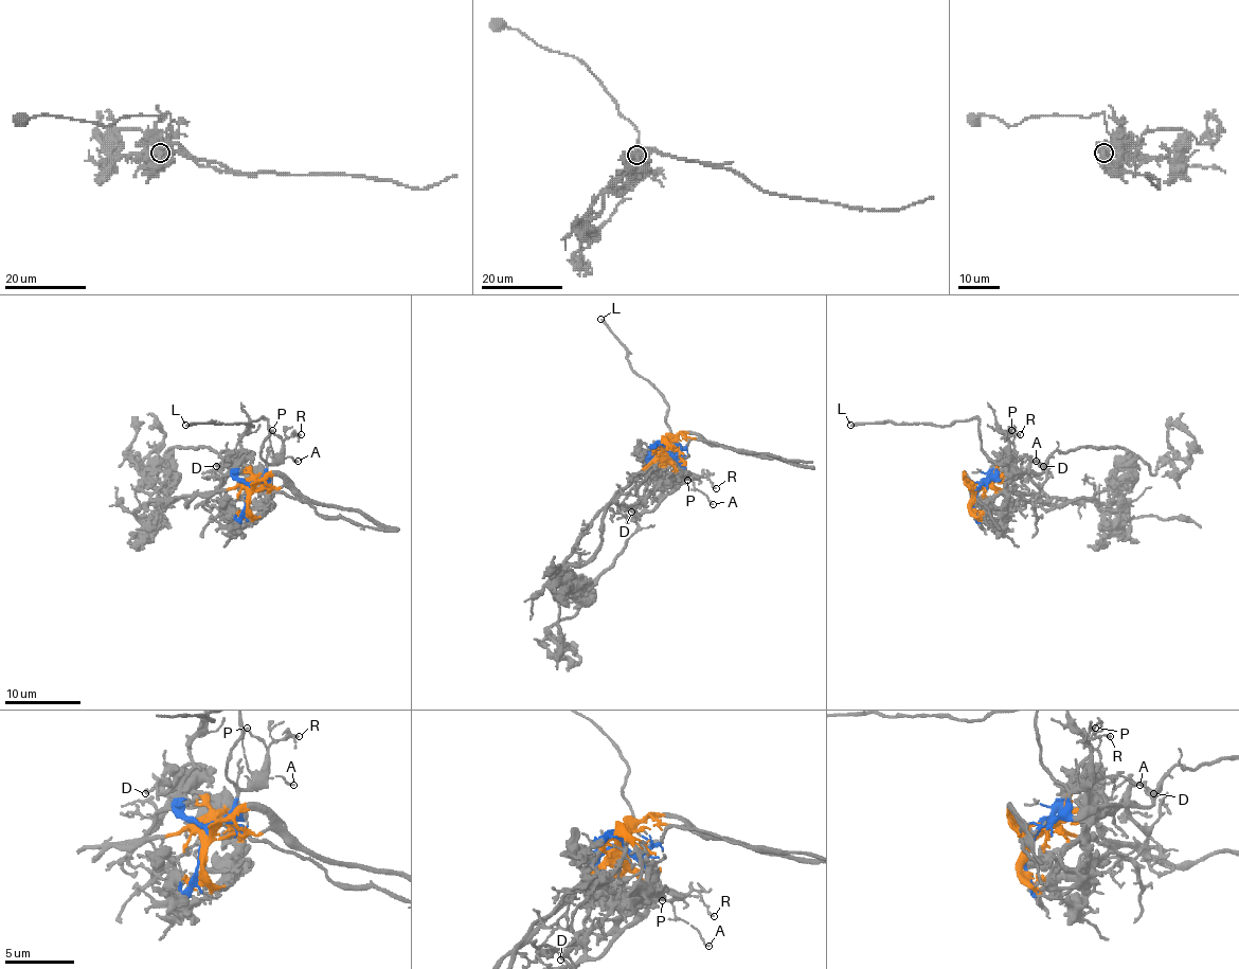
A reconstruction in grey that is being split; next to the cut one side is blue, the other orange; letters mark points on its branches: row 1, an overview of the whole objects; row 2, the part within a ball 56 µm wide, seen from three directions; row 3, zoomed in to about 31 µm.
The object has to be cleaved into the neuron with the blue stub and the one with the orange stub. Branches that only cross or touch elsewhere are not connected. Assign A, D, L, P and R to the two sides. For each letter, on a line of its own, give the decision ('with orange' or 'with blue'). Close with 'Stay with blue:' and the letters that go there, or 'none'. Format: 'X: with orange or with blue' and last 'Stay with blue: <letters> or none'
A: with blue
D: with orange
L: with blue
P: with blue
R: with blue
Stay with blue: A, L, P, R

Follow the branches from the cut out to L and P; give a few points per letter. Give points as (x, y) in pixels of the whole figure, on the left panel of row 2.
L: (248, 492), (265, 473), (261, 450), (269, 424), (263, 418), (252, 422), (253, 426), (212, 422), (185, 426)
P: (248, 492), (276, 458), (269, 438), (272, 429)

